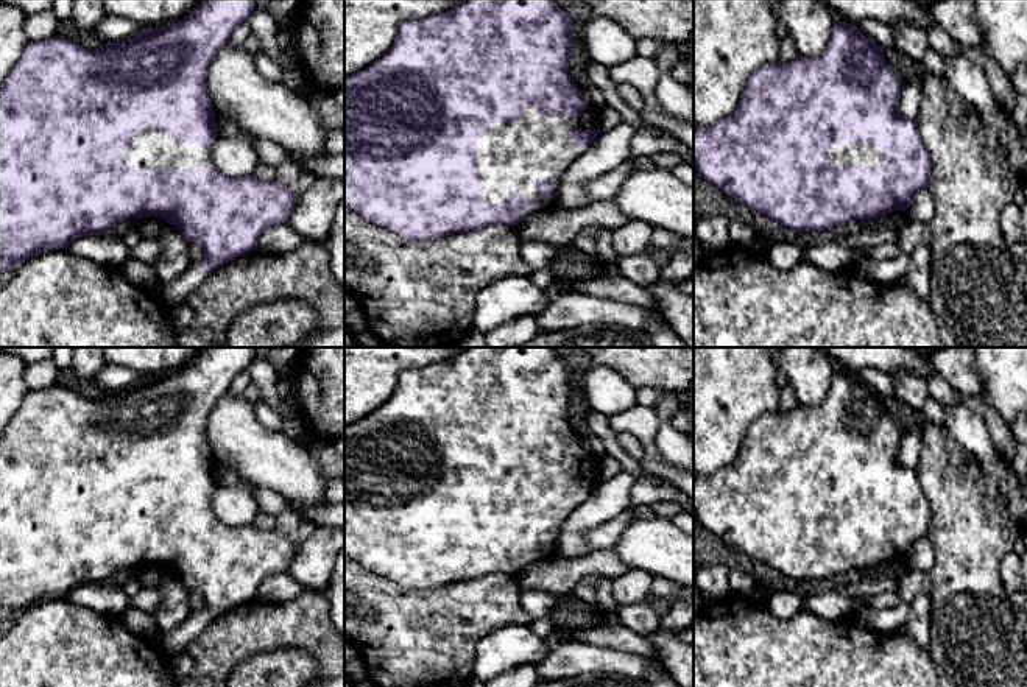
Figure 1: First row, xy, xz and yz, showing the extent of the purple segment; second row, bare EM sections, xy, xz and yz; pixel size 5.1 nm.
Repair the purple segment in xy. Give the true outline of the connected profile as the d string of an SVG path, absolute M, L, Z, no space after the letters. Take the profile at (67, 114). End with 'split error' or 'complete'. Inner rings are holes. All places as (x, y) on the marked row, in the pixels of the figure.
M203 0L182 20L145 28L132 39L108 42L103 48L86 50L64 36L28 42L14 69L0 87L0 274L8 268L17 268L31 255L42 251L64 249L69 243L84 235L104 234L118 221L143 217L157 217L173 224L184 238L204 248L199 265L190 265L176 280L162 285L162 294L176 307L185 305L187 298L221 265L257 249L259 235L273 224L287 223L298 195L279 182L262 182L254 176L232 178L221 173L212 162L212 150L217 140L214 103L207 90L207 69L215 55L229 42L232 31L254 16L256 0Z; split error

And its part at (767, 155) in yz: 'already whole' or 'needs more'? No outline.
needs more

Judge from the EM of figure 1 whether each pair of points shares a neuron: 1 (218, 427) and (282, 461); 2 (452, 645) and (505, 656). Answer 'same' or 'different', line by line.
1: same
2: different

